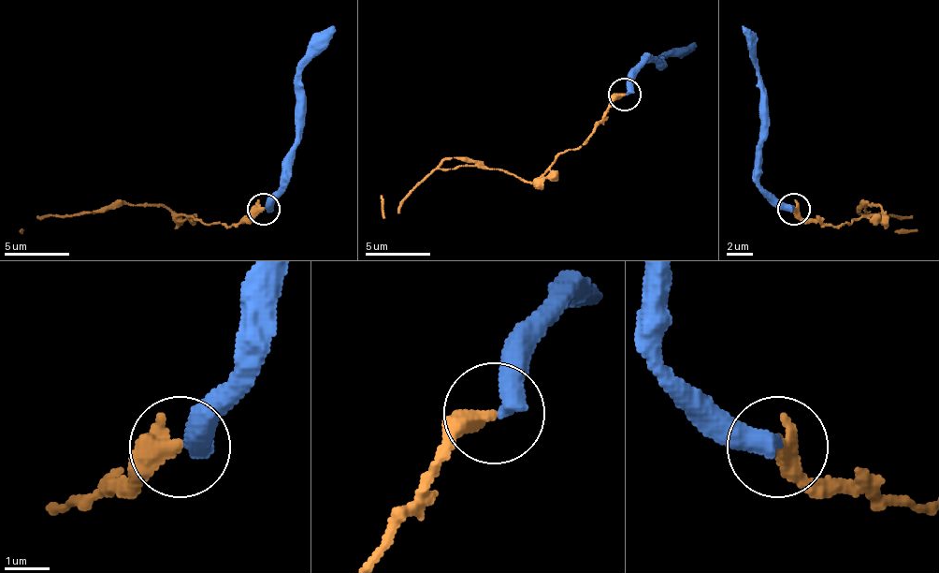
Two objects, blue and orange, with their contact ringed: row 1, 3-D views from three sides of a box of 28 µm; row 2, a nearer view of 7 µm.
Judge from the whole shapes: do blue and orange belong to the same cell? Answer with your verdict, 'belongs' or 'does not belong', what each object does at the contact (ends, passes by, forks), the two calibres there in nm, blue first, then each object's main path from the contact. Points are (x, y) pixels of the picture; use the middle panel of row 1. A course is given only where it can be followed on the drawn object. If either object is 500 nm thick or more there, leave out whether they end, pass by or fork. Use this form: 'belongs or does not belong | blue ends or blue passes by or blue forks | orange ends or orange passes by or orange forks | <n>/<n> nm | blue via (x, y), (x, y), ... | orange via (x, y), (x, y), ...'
does not belong | blue ends | orange ends | 460/480 nm | blue via (626, 95), (626, 81), (648, 59), (658, 62), (681, 55), (694, 42) | orange via (626, 95), (583, 143), (564, 150), (531, 183), (501, 169), (433, 169), (400, 202), (384, 206), (384, 218)

